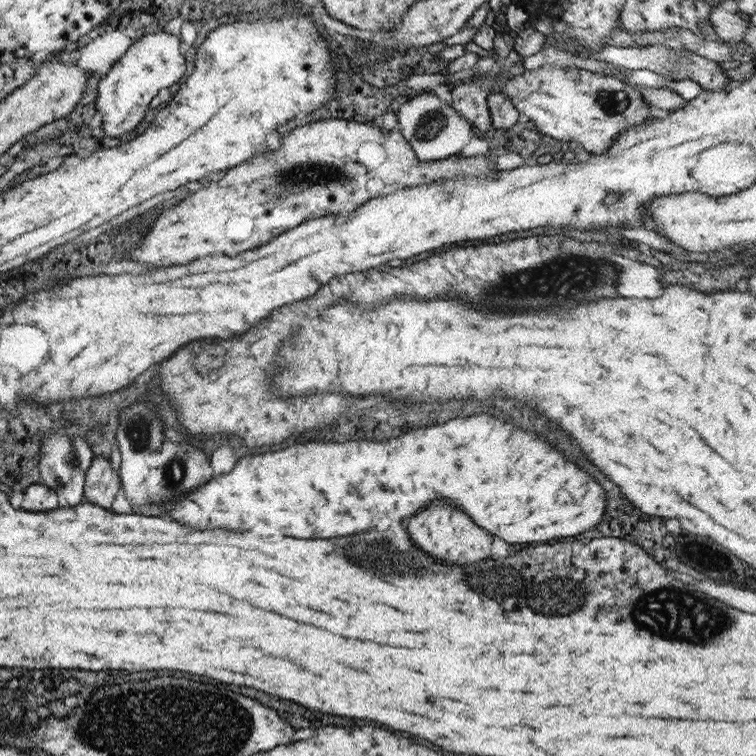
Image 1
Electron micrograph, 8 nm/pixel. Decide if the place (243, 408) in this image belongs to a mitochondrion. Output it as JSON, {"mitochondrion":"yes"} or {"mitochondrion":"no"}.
{"mitochondrion":"no"}

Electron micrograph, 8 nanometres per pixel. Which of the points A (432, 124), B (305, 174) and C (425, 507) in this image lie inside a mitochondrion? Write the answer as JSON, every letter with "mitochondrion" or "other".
{"A":"mitochondrion","B":"mitochondrion","C":"other"}

